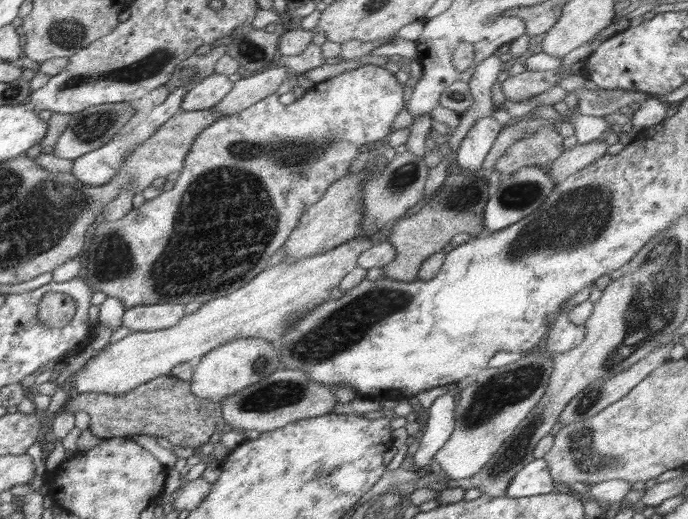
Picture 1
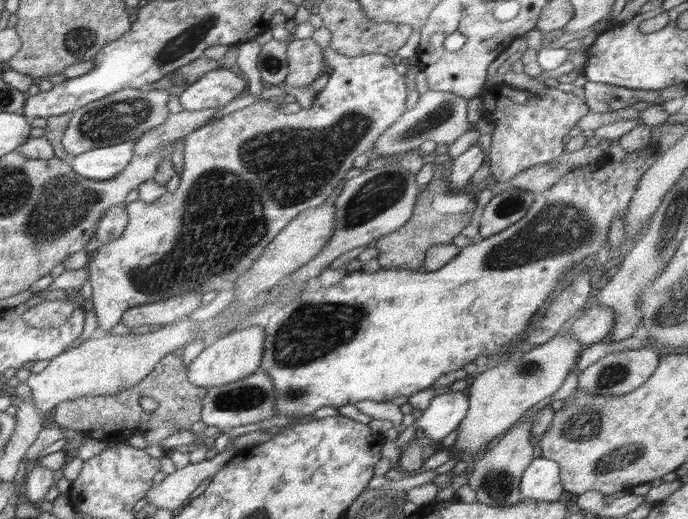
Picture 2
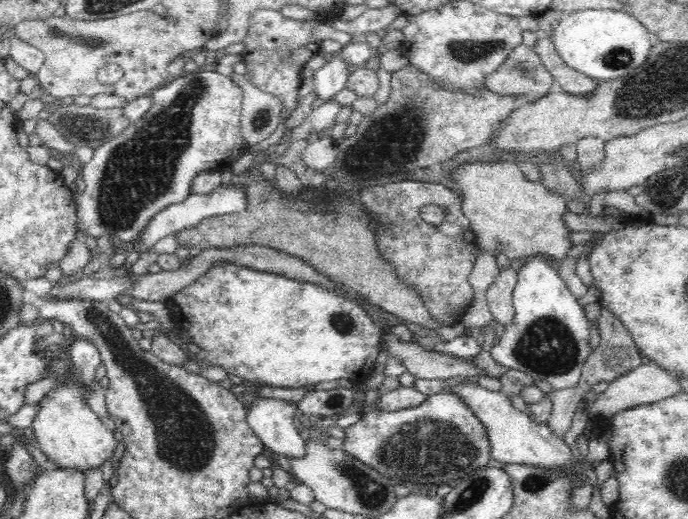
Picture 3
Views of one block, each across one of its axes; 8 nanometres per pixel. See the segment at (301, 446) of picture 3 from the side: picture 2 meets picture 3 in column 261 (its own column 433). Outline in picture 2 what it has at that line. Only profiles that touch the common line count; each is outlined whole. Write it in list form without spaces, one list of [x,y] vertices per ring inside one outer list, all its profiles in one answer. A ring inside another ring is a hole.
[[[466,390],[435,395],[413,426],[423,430],[432,441],[442,441],[467,416],[469,404]]]

